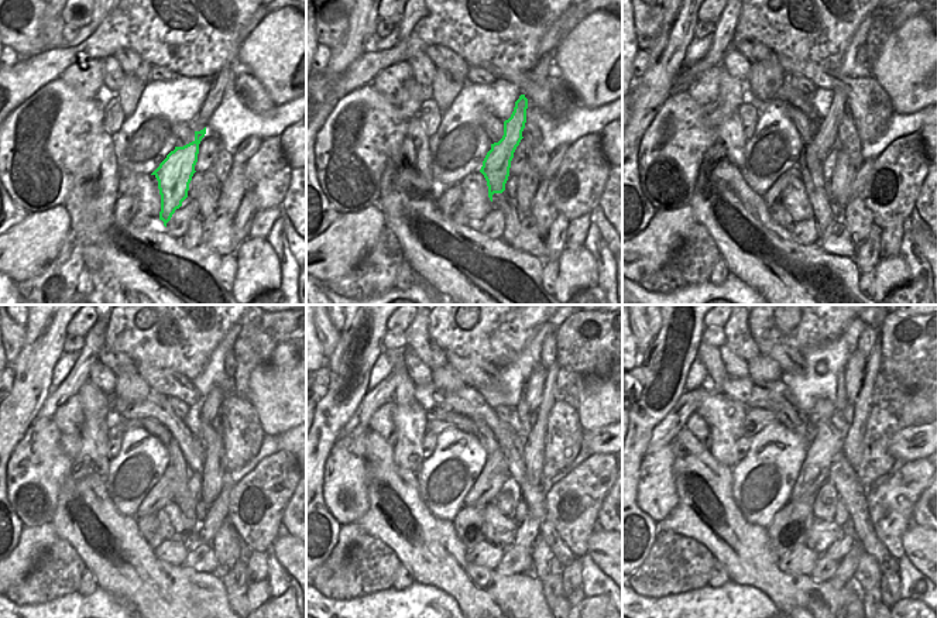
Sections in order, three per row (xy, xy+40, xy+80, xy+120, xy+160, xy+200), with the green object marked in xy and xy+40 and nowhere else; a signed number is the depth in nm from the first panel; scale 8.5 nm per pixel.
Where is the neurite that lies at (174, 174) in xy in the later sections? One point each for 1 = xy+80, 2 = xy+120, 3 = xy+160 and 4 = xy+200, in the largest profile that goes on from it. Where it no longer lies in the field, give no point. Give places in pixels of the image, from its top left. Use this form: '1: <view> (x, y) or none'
1: xy+80 (824, 140)
2: xy+120 (210, 405)
3: xy+160 (535, 385)
4: xy+200 (855, 368)

